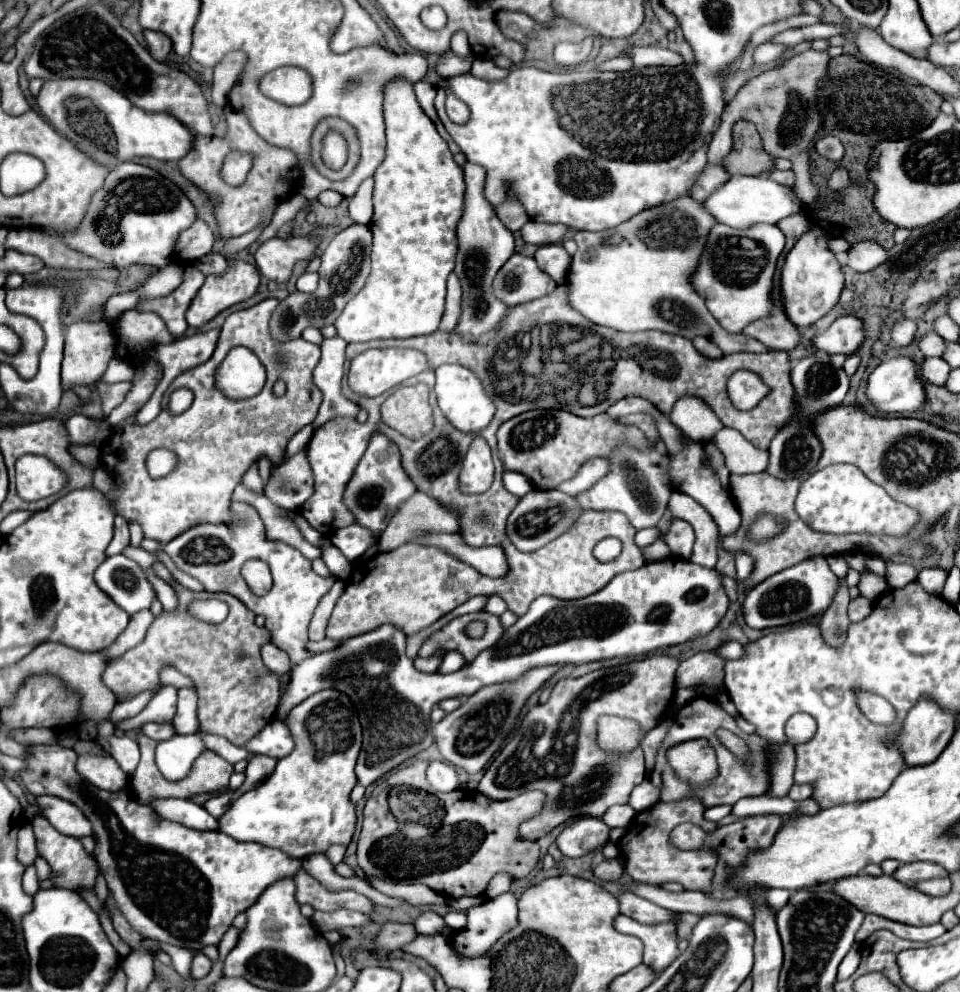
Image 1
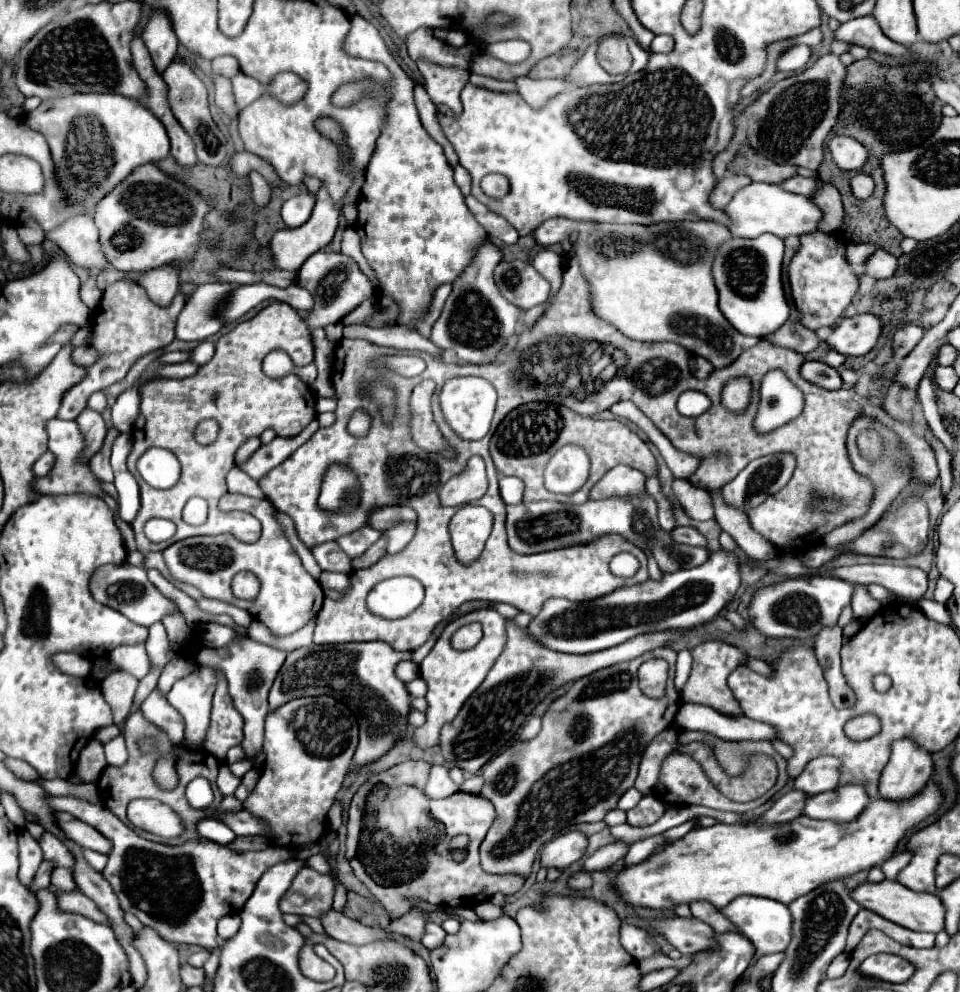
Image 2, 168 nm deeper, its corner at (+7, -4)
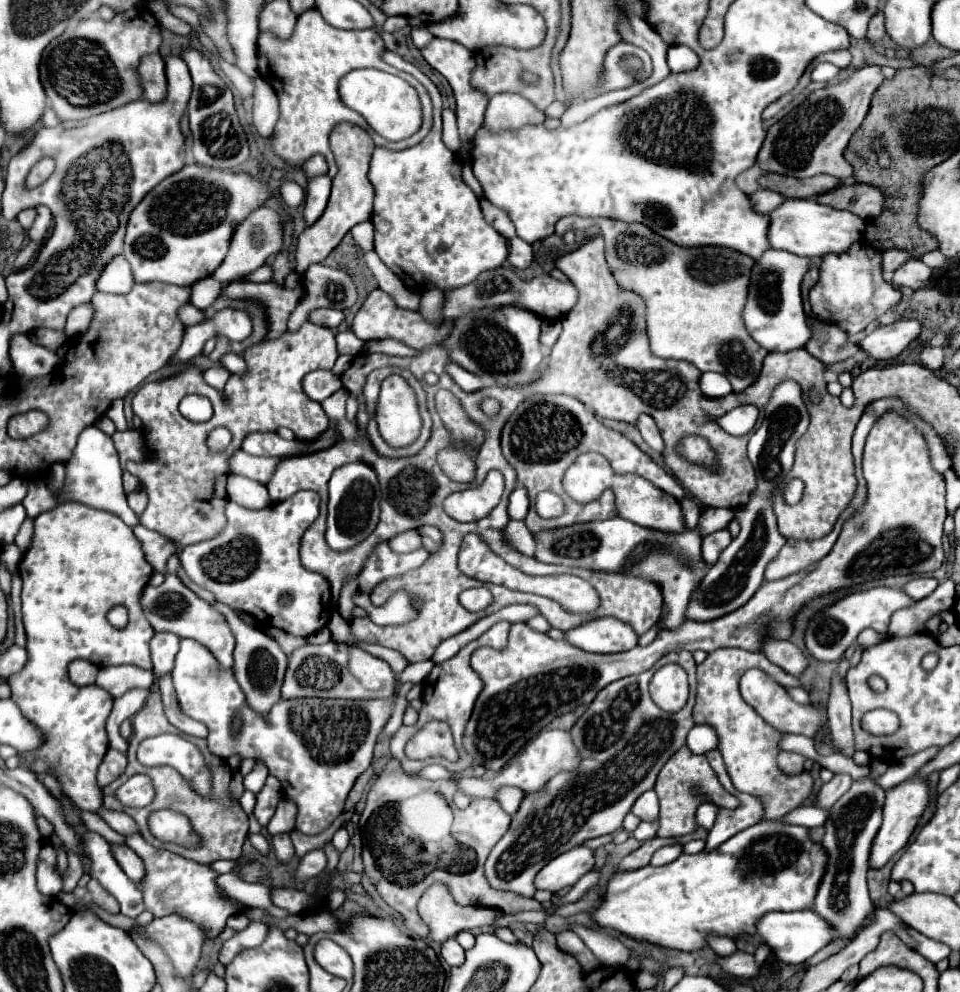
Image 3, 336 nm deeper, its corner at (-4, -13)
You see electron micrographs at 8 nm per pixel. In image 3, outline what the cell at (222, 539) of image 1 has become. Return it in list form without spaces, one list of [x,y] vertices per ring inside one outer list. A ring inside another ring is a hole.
[[[299,491],[295,497],[271,503],[259,511],[227,501],[225,517],[227,525],[219,535],[181,551],[181,565],[187,573],[179,569],[177,575],[183,584],[209,603],[213,603],[215,595],[217,601],[223,601],[231,609],[245,611],[263,625],[283,629],[297,637],[307,637],[325,627],[333,611],[331,585],[323,575],[307,571],[299,561],[301,535],[319,517],[319,495],[315,491]],[[283,593],[291,595],[289,605],[279,603]]]

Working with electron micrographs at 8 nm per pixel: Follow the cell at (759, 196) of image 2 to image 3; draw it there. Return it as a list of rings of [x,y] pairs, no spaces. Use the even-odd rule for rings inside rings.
[[[787,199],[783,207],[777,207],[771,215],[771,227],[769,227],[769,243],[773,249],[791,251],[801,257],[825,257],[829,253],[845,253],[853,243],[863,241],[867,221],[859,215],[845,211],[845,209],[833,209],[829,205],[821,205],[815,199]]]

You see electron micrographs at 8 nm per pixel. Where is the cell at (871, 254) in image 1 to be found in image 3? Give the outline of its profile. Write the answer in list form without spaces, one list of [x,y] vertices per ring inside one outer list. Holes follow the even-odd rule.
[[[911,259],[911,261],[903,263],[903,265],[895,271],[893,283],[905,285],[905,287],[911,287],[911,289],[923,289],[923,287],[929,283],[931,273],[933,273],[933,269],[927,267],[923,261]]]

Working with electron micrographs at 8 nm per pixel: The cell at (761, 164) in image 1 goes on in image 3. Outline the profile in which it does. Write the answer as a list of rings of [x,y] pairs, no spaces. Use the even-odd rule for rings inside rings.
[[[763,175],[759,179],[763,189],[773,189],[785,195],[787,199],[813,199],[821,193],[833,191],[841,185],[837,177],[831,175],[815,175],[811,179],[795,179],[795,177],[785,177],[785,175]]]

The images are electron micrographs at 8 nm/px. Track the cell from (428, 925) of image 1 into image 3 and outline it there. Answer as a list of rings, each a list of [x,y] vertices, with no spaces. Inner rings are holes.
[[[449,939],[449,941],[443,943],[441,955],[443,955],[443,959],[445,959],[451,967],[465,963],[465,949],[463,949],[455,939]]]

